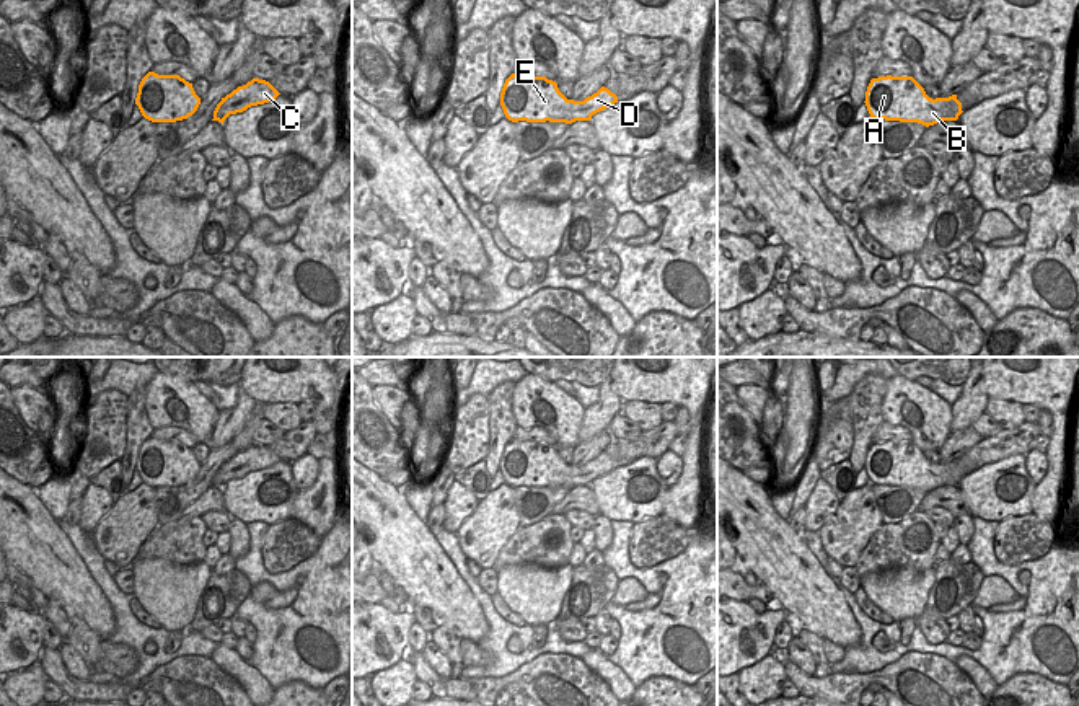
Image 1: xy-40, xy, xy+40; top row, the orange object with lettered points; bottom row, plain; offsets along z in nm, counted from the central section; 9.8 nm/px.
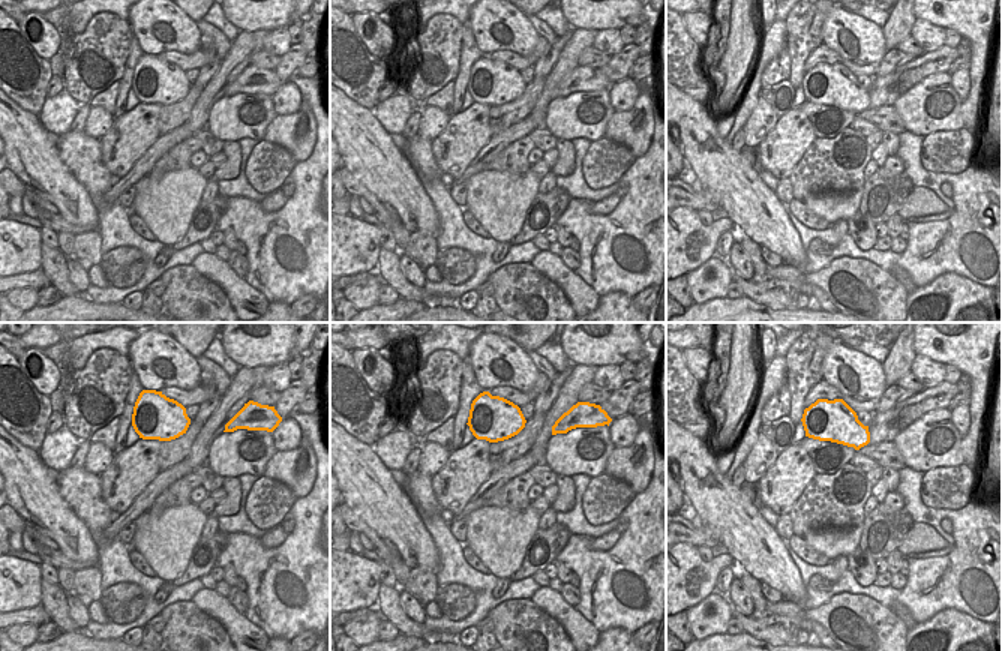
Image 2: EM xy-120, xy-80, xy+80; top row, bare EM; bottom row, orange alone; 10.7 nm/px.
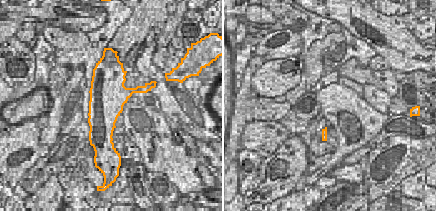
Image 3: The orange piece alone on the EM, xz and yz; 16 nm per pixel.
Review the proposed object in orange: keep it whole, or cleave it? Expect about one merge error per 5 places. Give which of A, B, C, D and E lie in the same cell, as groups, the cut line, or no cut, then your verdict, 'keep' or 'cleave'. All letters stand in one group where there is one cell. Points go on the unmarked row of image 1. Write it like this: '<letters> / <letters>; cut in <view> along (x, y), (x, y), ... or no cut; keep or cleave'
A B C D E; no cut; keep

